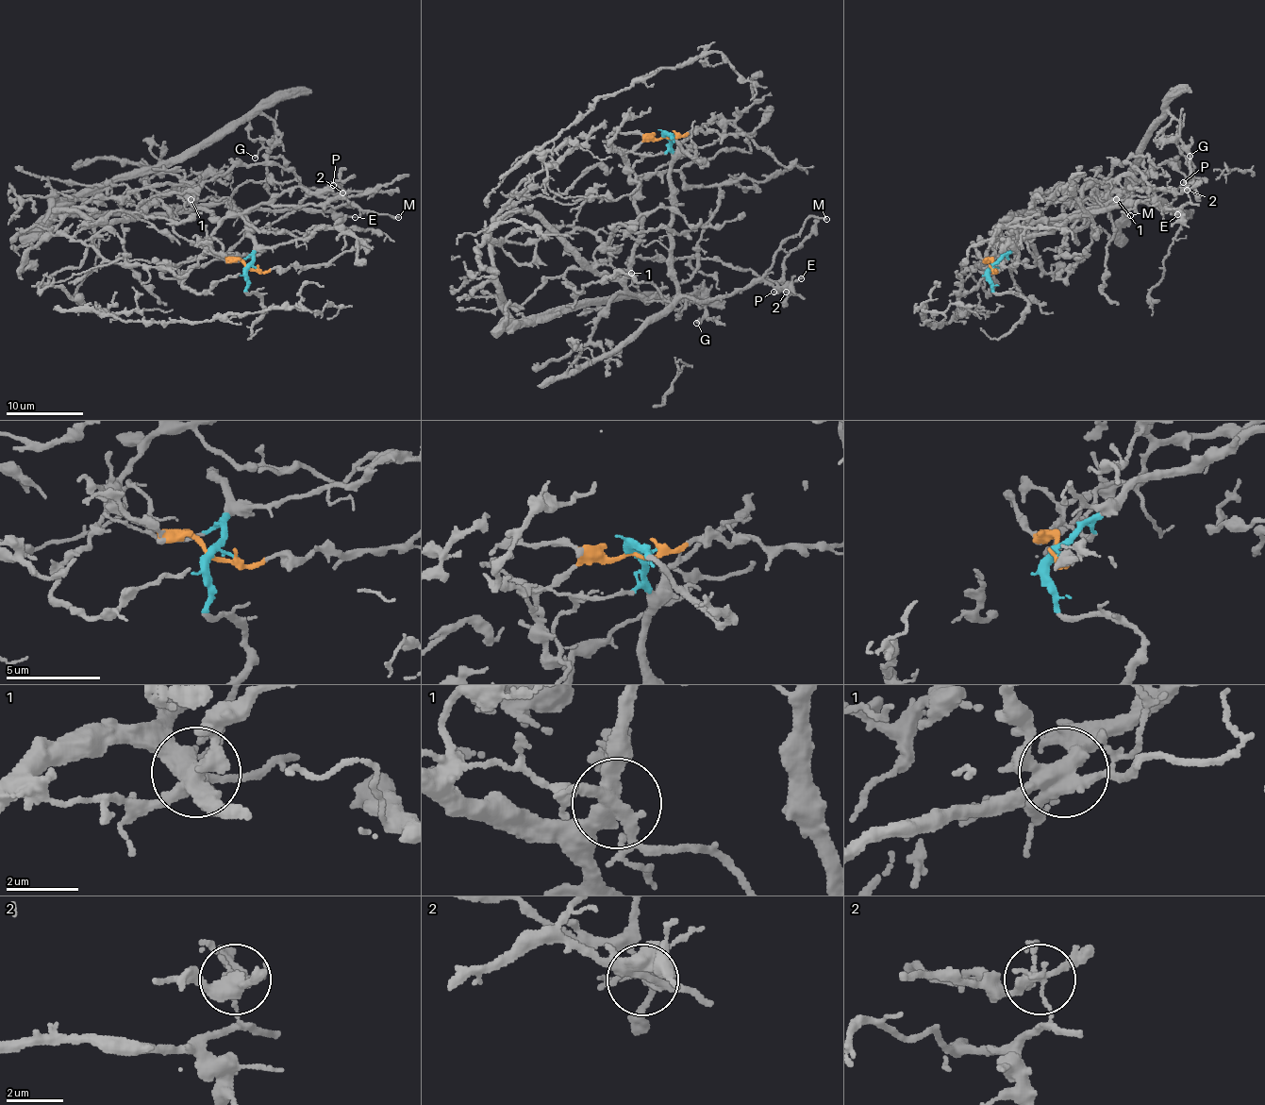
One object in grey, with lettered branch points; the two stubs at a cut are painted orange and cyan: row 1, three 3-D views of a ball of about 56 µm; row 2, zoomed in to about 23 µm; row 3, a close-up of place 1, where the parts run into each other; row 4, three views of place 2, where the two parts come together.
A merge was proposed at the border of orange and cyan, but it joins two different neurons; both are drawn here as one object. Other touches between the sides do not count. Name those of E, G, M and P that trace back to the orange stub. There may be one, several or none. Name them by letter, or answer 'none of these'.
G

